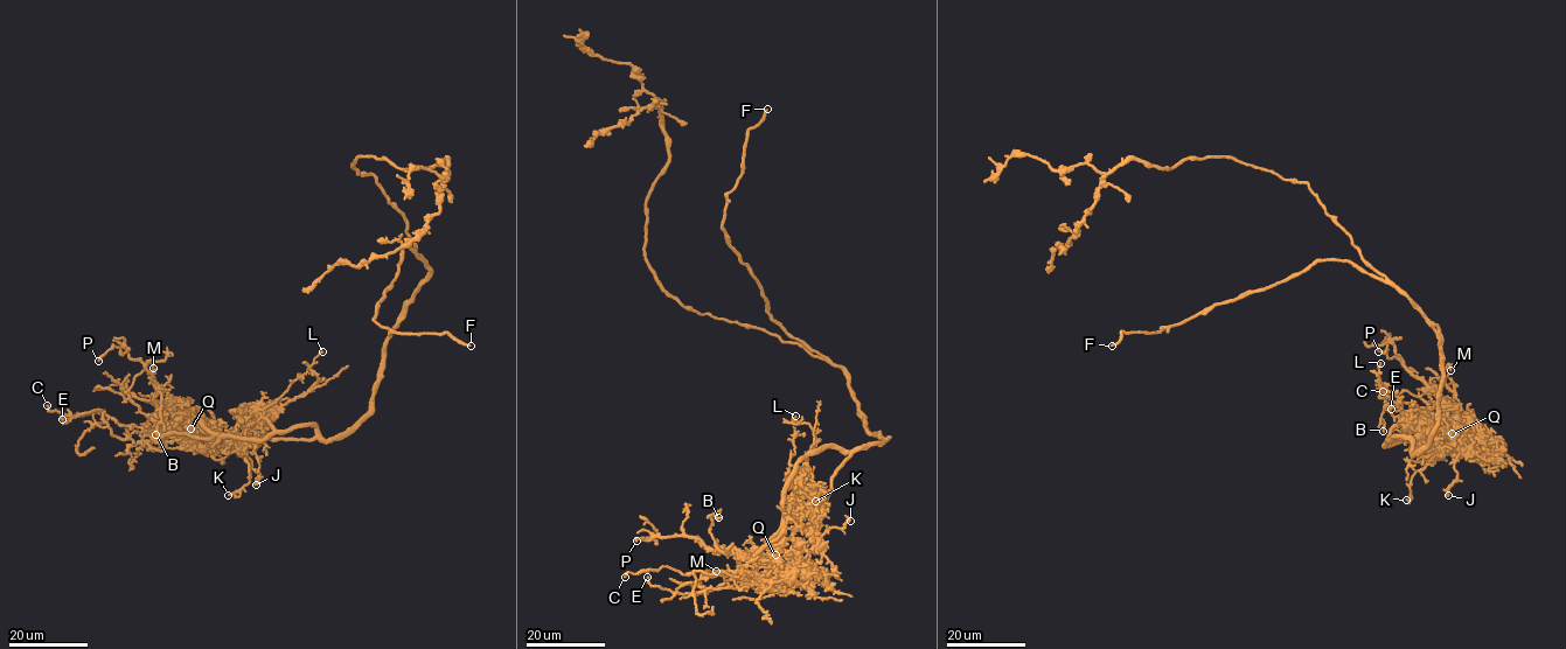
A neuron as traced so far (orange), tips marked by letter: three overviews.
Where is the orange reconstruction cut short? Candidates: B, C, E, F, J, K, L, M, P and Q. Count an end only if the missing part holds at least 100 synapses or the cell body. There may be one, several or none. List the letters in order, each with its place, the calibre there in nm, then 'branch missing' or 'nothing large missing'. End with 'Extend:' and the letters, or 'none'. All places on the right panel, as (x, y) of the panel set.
B: at (1383, 431); 120 nm thick; nothing large missing
C: at (1383, 391); 130 nm thick; nothing large missing
E: at (1391, 409); 180 nm thick; nothing large missing
F: at (1112, 346); 180 nm thick; branch missing
J: at (1448, 495); 100 nm thick; nothing large missing
K: at (1406, 500); 120 nm thick; nothing large missing
L: at (1380, 363); 120 nm thick; nothing large missing
M: at (1450, 370); 160 nm thick; nothing large missing
P: at (1378, 351); 190 nm thick; nothing large missing
Q: at (1452, 433); 180 nm thick; nothing large missing
Extend: F

